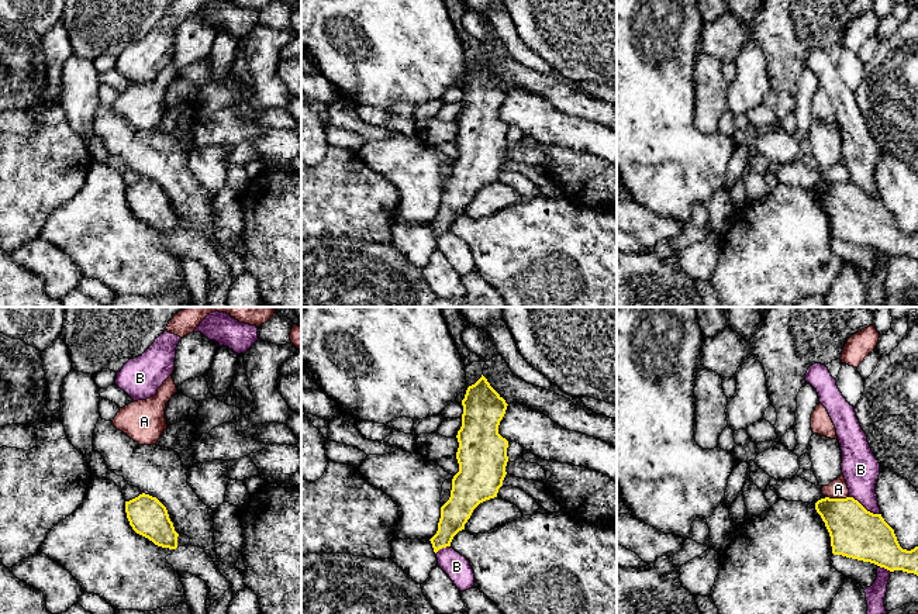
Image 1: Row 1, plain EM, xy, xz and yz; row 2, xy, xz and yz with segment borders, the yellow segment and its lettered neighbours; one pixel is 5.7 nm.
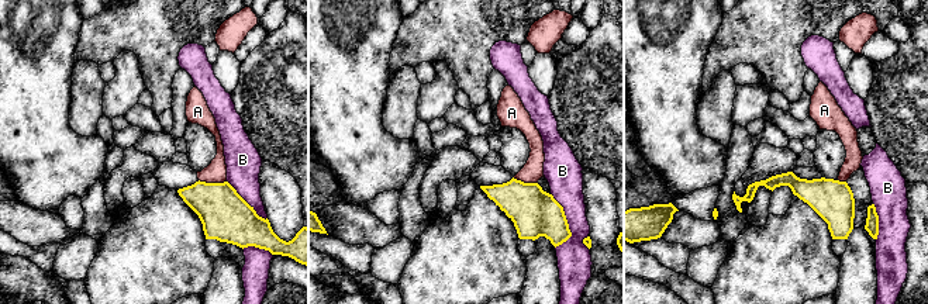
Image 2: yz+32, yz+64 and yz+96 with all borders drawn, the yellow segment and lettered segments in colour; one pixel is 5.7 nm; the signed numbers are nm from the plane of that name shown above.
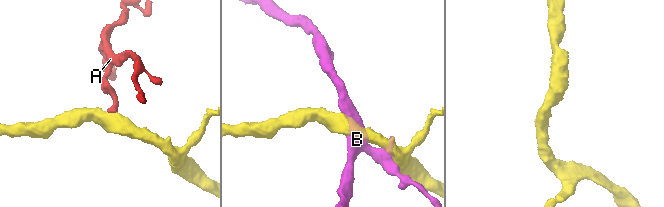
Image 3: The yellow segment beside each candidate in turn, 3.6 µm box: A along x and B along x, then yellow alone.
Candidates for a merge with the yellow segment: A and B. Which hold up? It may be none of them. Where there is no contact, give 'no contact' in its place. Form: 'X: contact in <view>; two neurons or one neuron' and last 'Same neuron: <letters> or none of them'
A: contact in yz; two neurons
B: contact in yz; two neurons
Same neuron: none of them

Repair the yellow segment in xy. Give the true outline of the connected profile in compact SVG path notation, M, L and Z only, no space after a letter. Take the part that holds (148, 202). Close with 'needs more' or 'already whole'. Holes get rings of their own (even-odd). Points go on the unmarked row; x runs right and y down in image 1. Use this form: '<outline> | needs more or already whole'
M149 179L125 186L125 197L132 214L152 225L155 230L169 234L177 232L179 218L175 215L166 192Z | already whole

